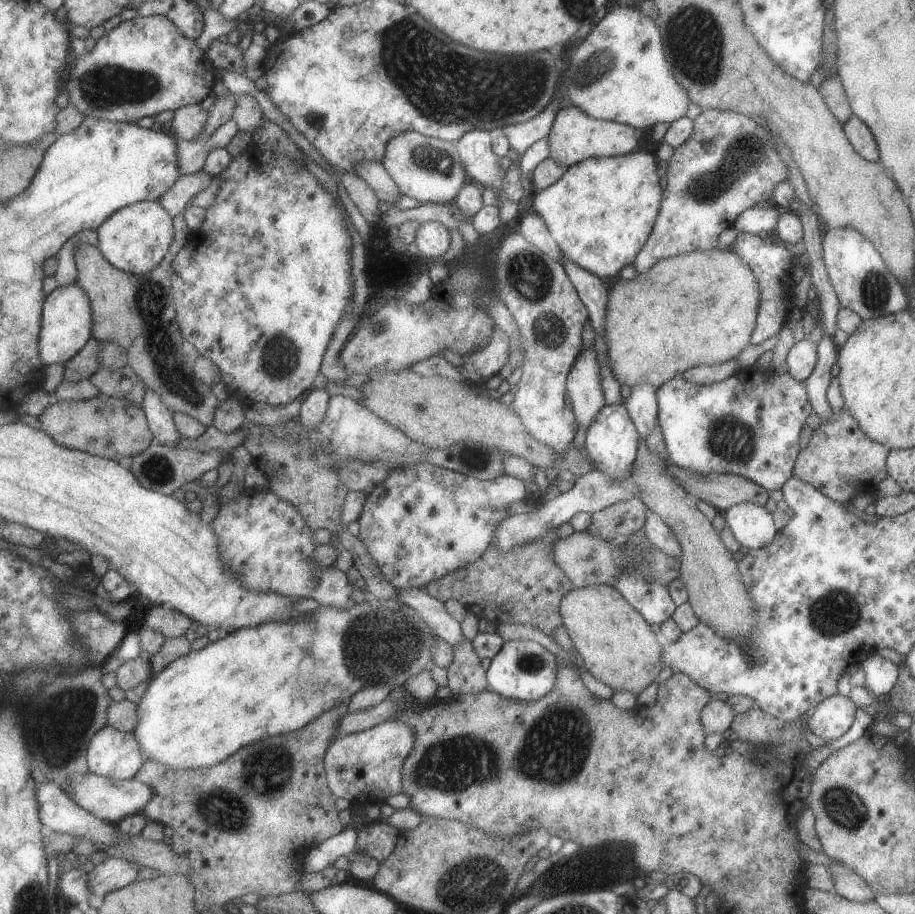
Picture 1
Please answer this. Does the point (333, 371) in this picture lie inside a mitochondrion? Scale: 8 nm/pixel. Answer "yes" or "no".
no

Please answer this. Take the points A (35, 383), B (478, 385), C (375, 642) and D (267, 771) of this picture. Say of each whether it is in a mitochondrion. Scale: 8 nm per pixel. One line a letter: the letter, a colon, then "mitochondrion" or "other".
A: other
B: other
C: mitochondrion
D: mitochondrion

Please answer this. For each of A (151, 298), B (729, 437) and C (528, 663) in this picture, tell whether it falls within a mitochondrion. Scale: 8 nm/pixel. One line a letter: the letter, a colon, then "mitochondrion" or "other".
A: mitochondrion
B: mitochondrion
C: mitochondrion

